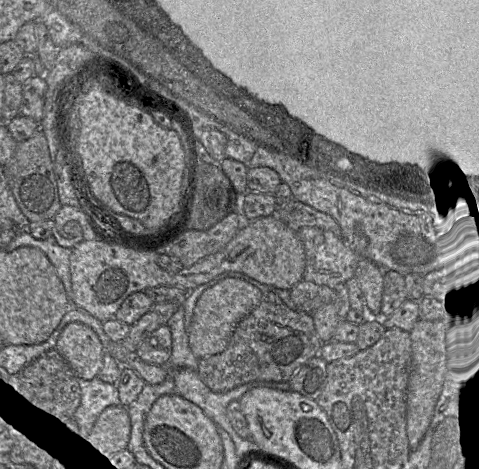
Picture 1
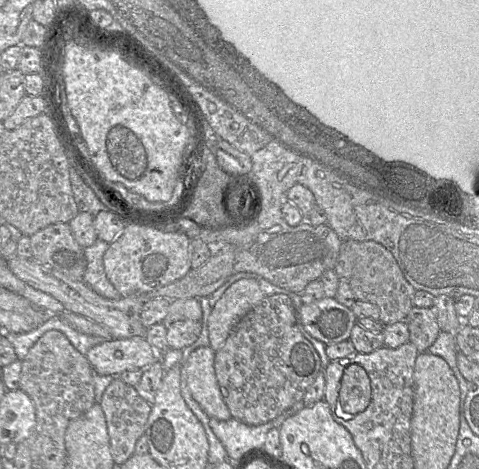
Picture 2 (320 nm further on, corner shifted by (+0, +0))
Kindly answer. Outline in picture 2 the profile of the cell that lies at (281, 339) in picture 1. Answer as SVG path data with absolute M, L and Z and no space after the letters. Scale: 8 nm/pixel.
M277 293L265 296L237 323L216 352L214 368L232 418L258 426L303 400L321 370L321 359L299 331L291 299Z

